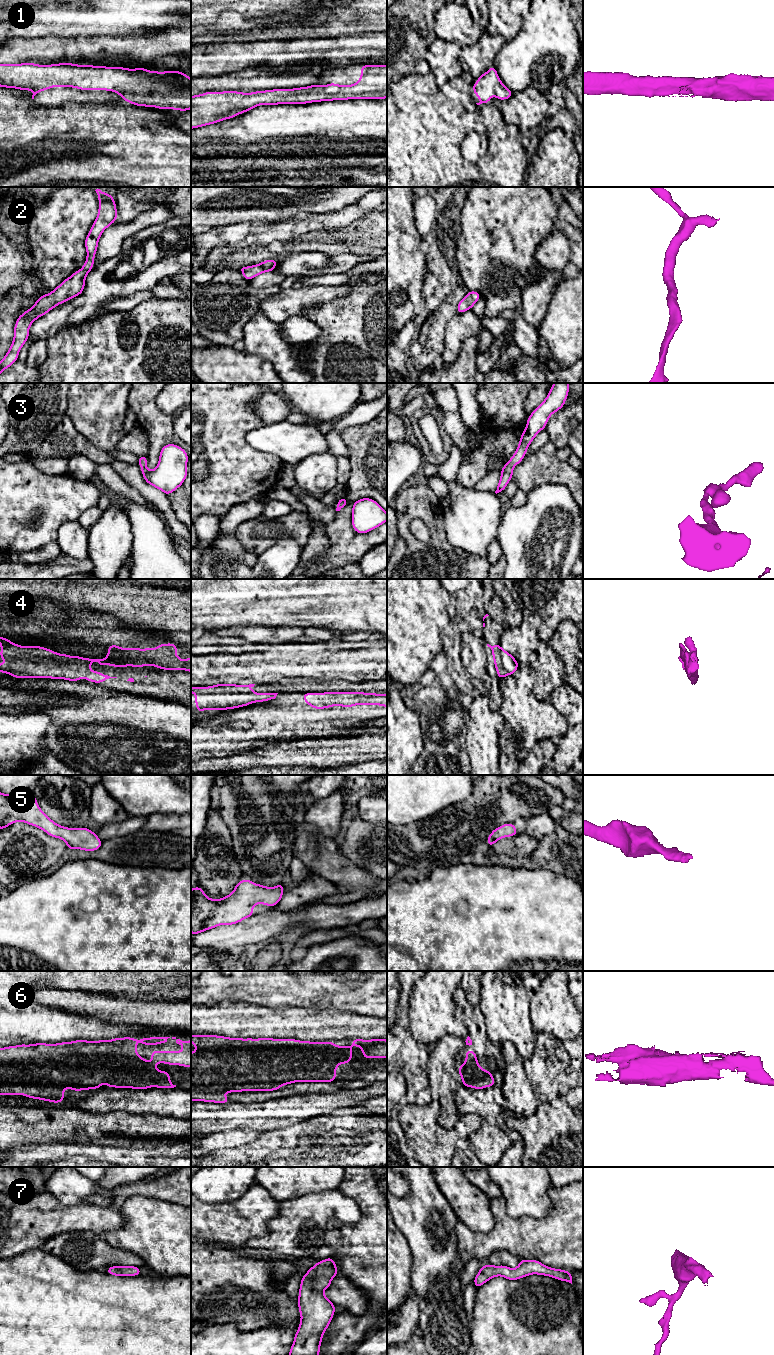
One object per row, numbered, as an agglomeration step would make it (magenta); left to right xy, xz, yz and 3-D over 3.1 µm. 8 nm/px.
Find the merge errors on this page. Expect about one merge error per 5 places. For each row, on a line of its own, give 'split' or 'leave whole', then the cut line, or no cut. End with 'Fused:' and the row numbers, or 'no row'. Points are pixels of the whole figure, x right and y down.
1: leave whole | no cut
2: leave whole | no cut
3: leave whole | no cut
4: split | xy (0, 652), (34, 662), (75, 662), (88, 666)
5: leave whole | no cut
6: leave whole | no cut
7: leave whole | no cut
Fused: 4

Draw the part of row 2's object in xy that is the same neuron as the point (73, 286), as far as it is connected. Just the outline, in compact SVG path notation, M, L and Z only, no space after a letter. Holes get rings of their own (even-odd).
M100 189L95 191L99 199L99 209L93 226L85 239L87 251L85 264L49 294L39 297L32 308L26 310L18 317L14 326L12 344L0 362L0 374L18 360L19 351L29 338L29 328L36 319L54 309L58 304L67 302L83 293L86 276L94 265L99 238L103 231L113 224L118 217L113 195L104 193Z

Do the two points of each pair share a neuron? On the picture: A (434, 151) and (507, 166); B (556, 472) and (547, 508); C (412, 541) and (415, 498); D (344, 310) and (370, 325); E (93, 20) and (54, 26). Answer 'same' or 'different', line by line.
A: same
B: different
C: same
D: same
E: same

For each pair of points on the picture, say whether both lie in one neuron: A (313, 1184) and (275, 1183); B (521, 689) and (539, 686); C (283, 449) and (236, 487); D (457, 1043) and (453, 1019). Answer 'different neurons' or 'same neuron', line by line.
A: same neuron
B: different neurons
C: different neurons
D: different neurons

